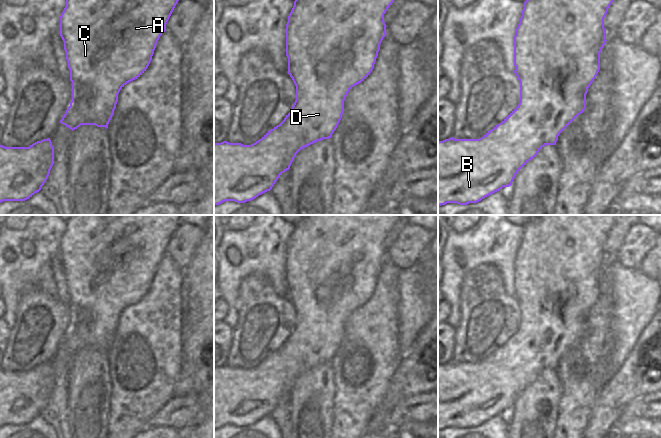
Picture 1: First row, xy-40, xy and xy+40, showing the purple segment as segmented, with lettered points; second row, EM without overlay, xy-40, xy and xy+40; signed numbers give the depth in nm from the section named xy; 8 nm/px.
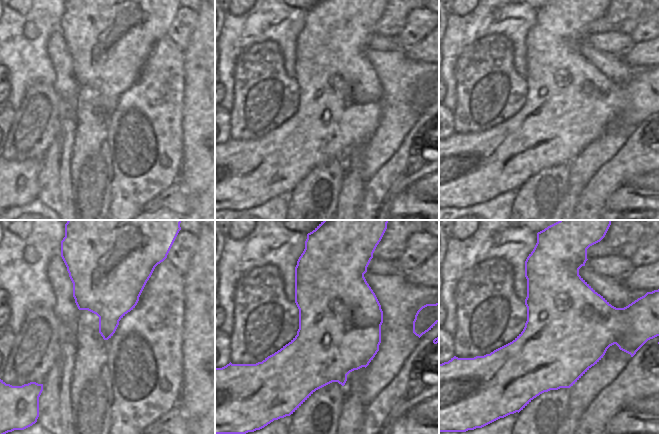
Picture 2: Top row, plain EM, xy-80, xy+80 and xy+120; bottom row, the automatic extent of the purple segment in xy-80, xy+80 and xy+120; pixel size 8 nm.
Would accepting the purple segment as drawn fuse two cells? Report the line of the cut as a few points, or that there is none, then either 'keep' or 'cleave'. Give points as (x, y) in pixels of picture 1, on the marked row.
no cut; keep

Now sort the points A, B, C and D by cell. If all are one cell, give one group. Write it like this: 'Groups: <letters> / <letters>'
Groups: A B C D

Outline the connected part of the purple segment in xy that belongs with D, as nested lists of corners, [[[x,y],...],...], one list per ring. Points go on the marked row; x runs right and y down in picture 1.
[[[295,0],[294,6],[288,16],[286,24],[286,56],[288,58],[288,74],[292,78],[296,86],[296,100],[286,115],[284,120],[268,131],[261,139],[251,145],[243,145],[241,143],[229,143],[223,141],[214,143],[214,206],[225,201],[235,201],[237,203],[245,203],[258,197],[259,195],[270,191],[278,178],[287,170],[296,156],[303,148],[323,139],[329,139],[336,130],[344,112],[344,100],[348,92],[357,84],[364,81],[372,72],[380,44],[386,36],[386,24],[384,22],[384,14],[392,5],[394,0]]]

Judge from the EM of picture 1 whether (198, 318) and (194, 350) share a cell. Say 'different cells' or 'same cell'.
same cell

